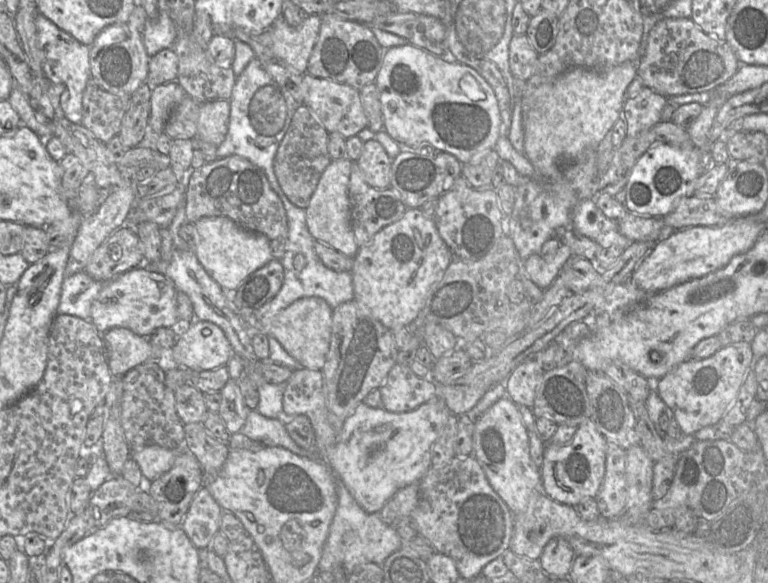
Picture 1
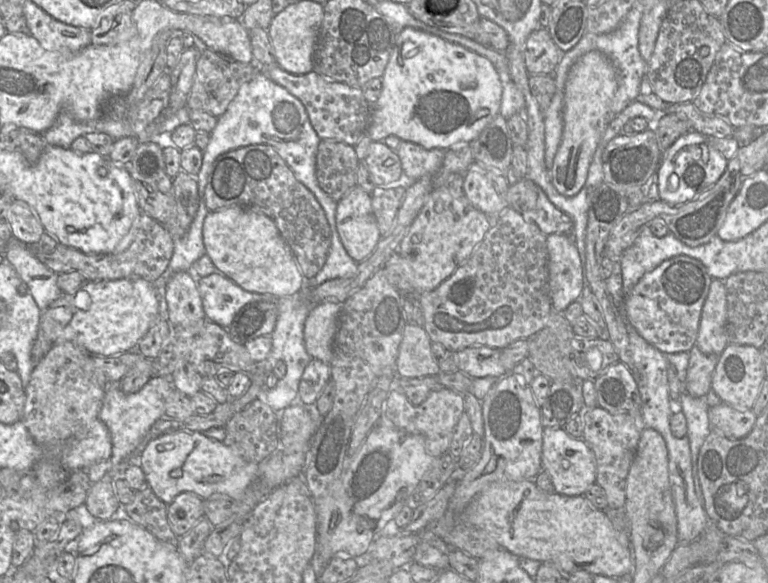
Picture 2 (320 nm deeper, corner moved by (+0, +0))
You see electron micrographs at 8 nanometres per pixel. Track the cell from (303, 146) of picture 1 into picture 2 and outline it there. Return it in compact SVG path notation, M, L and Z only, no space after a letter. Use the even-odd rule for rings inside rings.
M321 139L315 168L320 188L338 202L357 185L357 169L360 162L352 145Z

